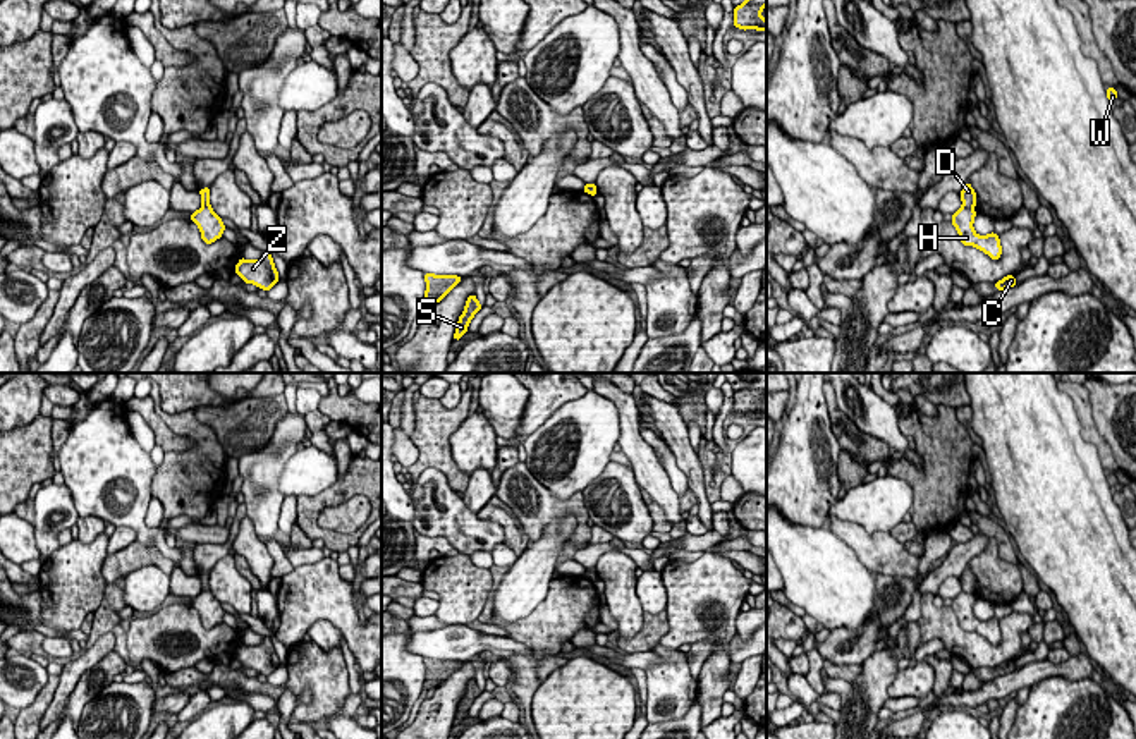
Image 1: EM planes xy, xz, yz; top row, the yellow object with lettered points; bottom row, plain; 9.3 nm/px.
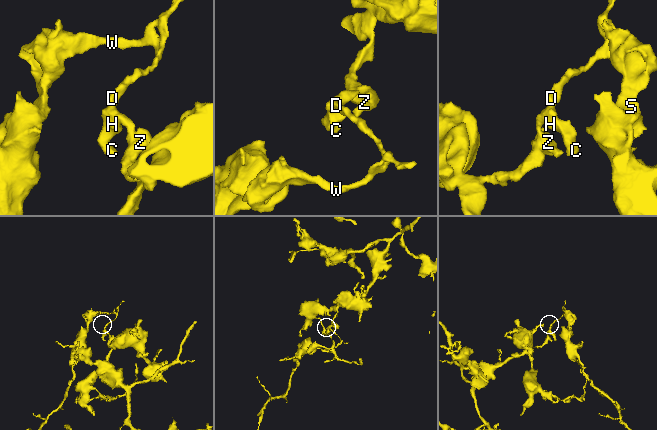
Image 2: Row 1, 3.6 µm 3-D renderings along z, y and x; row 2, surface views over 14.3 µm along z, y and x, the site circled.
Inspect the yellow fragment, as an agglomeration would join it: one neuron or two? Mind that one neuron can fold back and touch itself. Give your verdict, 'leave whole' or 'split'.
split

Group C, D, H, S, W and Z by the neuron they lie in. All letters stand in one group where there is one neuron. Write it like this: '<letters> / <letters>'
C H Z / D S W

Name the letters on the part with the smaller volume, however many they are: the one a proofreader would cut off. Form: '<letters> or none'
D, S, W

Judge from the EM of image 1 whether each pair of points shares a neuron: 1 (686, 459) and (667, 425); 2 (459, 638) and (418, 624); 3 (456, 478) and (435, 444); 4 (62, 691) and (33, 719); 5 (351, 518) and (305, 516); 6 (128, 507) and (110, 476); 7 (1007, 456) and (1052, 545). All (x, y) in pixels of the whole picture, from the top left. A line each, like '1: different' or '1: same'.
1: same
2: different
3: same
4: different
5: different
6: same
7: same

